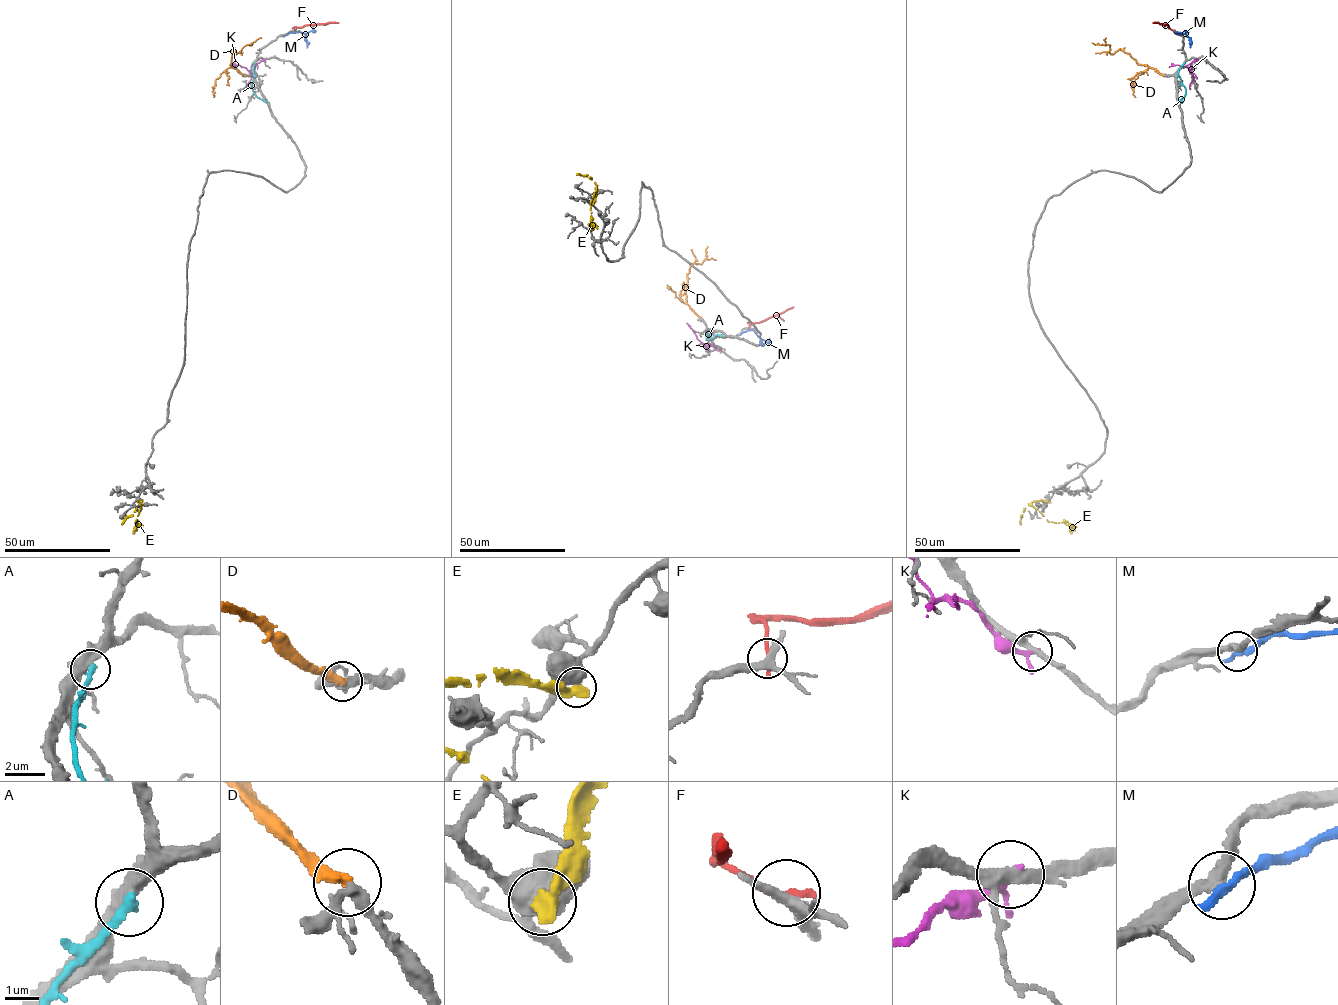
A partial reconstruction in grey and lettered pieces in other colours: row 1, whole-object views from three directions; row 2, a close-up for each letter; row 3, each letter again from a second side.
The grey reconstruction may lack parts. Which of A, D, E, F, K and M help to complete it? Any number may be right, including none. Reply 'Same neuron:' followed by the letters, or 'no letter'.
Same neuron: D

